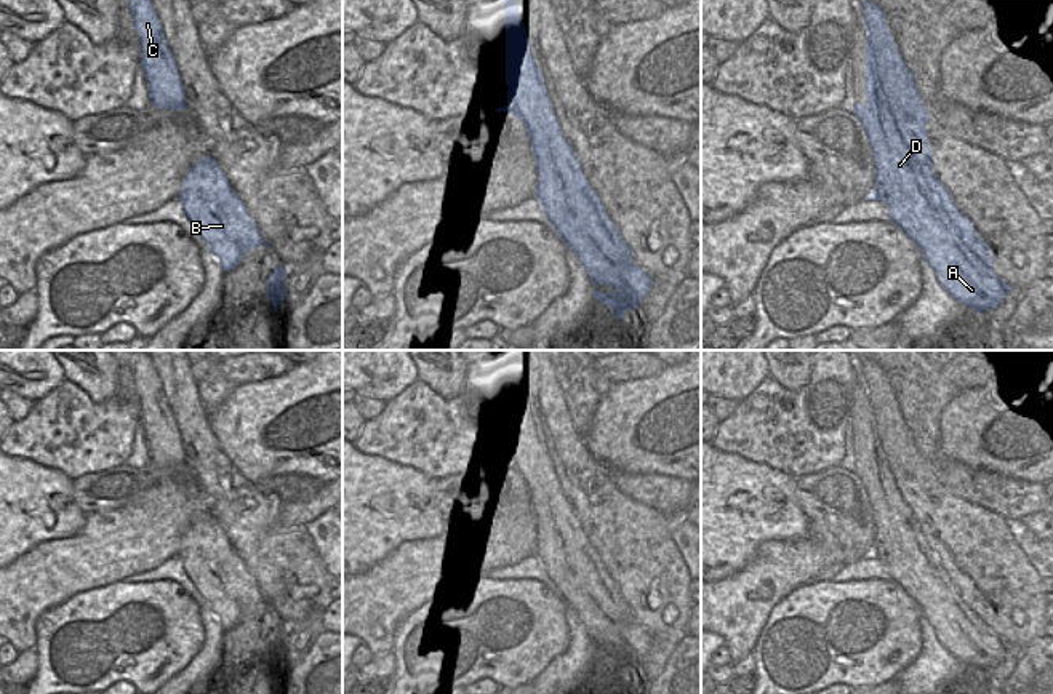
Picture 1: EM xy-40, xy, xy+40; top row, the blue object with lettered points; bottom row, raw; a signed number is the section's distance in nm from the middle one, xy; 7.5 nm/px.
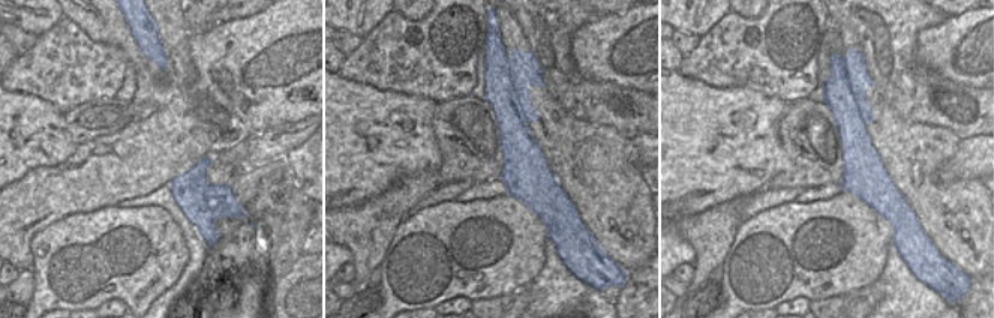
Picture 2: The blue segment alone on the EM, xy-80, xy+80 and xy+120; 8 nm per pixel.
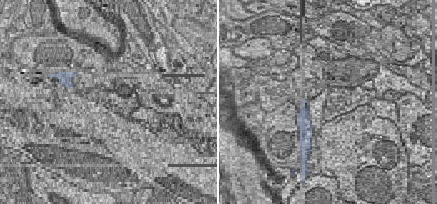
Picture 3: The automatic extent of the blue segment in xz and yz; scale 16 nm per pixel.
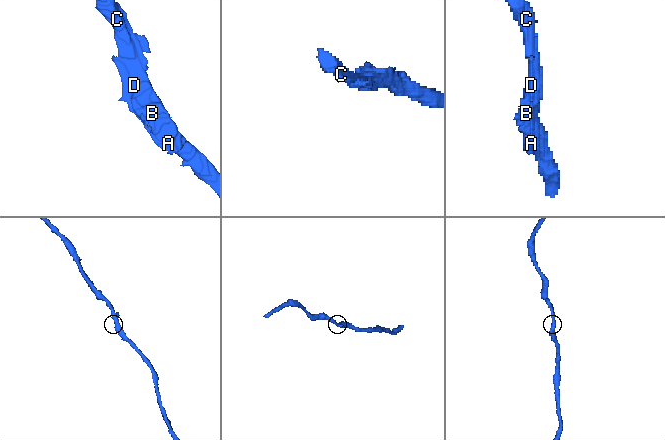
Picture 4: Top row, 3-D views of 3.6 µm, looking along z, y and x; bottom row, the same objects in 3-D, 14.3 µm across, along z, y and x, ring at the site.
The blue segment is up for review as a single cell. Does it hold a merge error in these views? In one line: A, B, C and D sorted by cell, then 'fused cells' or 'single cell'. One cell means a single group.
A B C D; single cell

